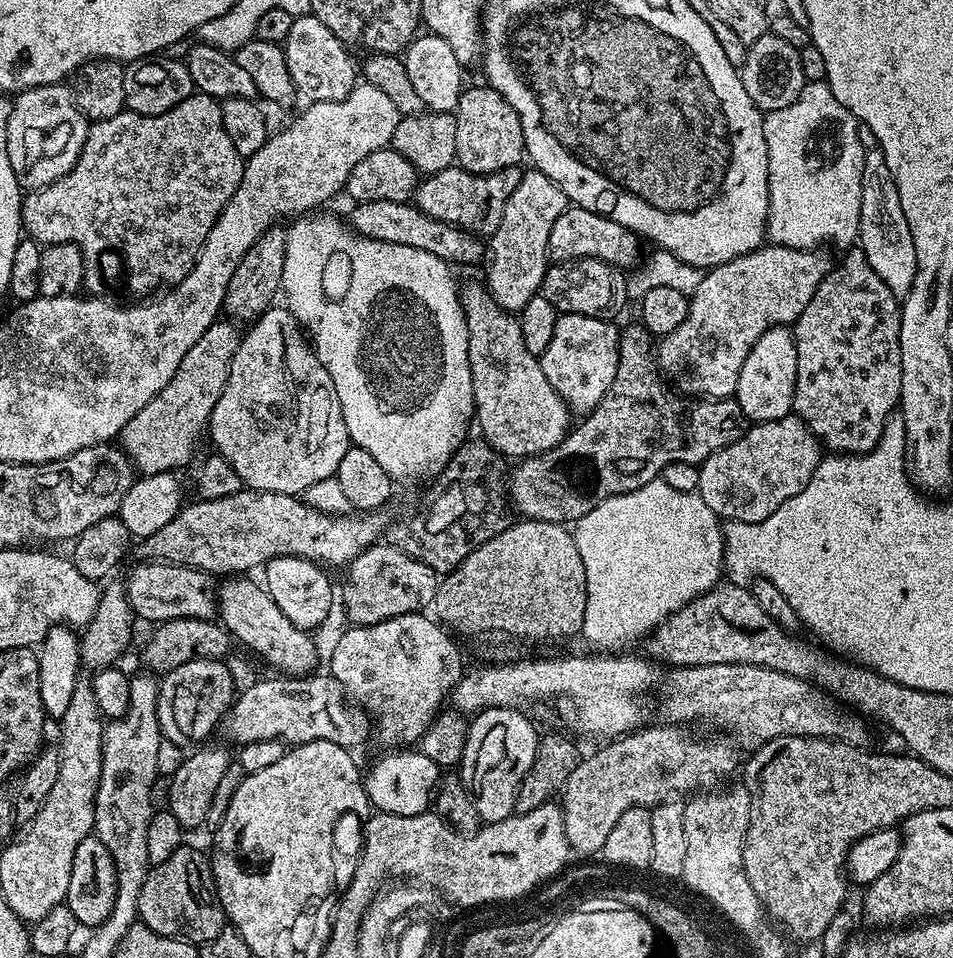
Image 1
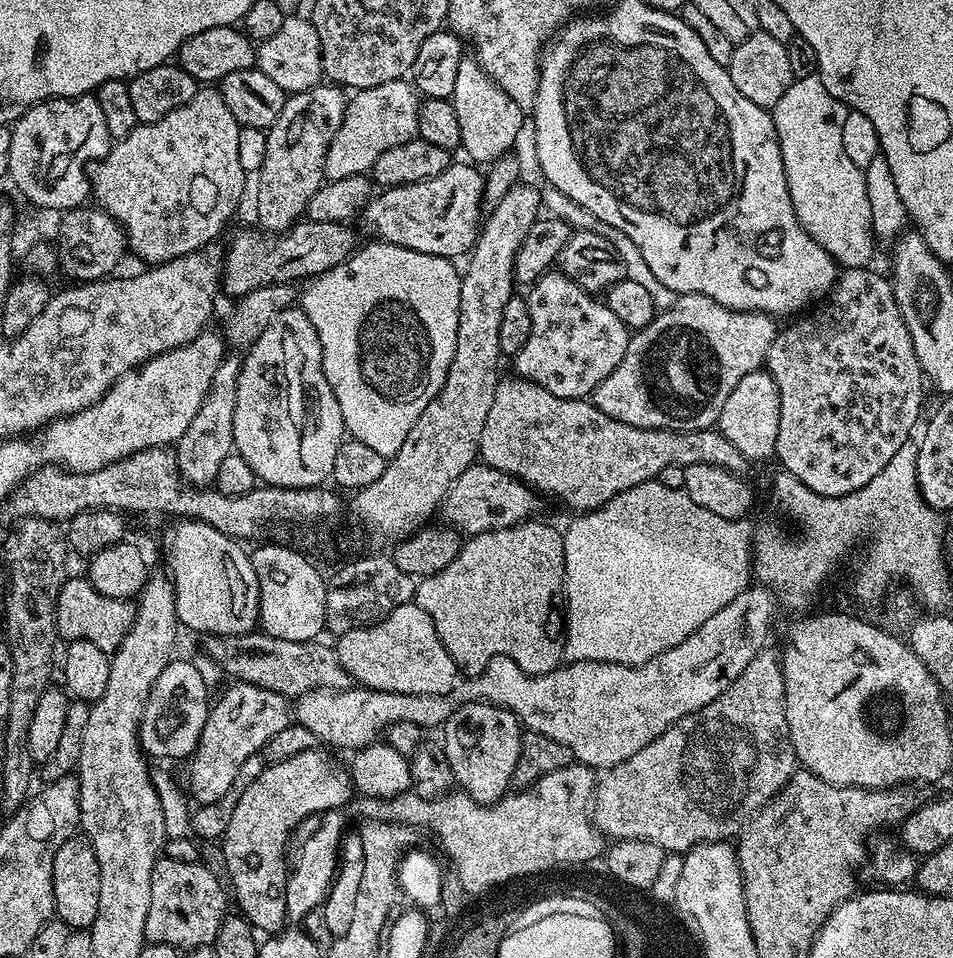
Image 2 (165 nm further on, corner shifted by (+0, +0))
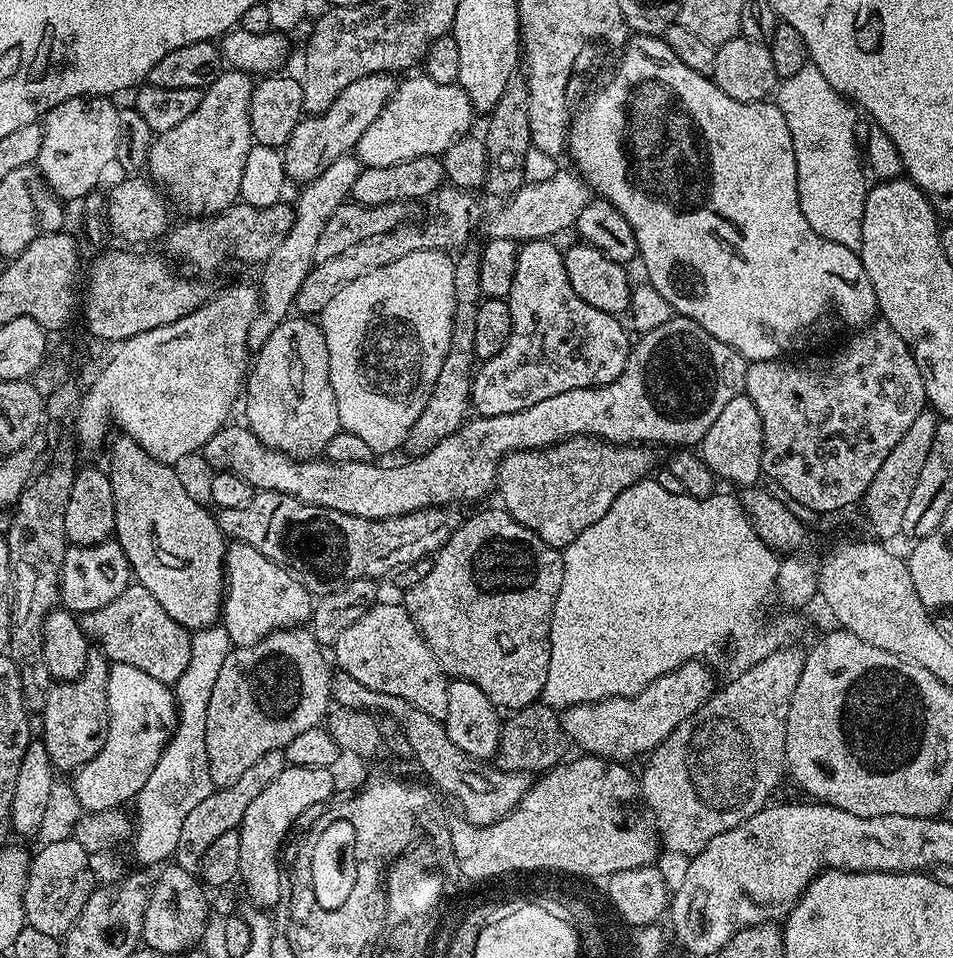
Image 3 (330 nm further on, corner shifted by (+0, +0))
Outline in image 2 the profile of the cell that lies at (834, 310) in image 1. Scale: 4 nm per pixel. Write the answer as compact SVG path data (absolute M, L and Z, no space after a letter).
M871 267L843 269L837 275L836 284L823 303L813 307L807 314L788 322L793 322L793 324L788 324L785 328L783 325L777 331L774 342L770 342L770 350L764 355L766 370L778 386L778 402L780 403L775 459L780 460L779 467L783 471L794 474L794 478L798 478L798 482L810 486L810 490L814 490L814 494L845 496L851 492L862 490L862 486L866 486L870 482L870 478L877 476L886 466L886 462L890 462L890 458L894 458L894 453L901 446L909 443L911 436L908 435L915 430L916 423L918 423L917 428L921 423L920 411L924 408L926 377L920 371L920 363L914 354L914 342L910 338L910 330L898 310L898 302L894 298L891 279L885 273L883 276L880 272L872 271Z

